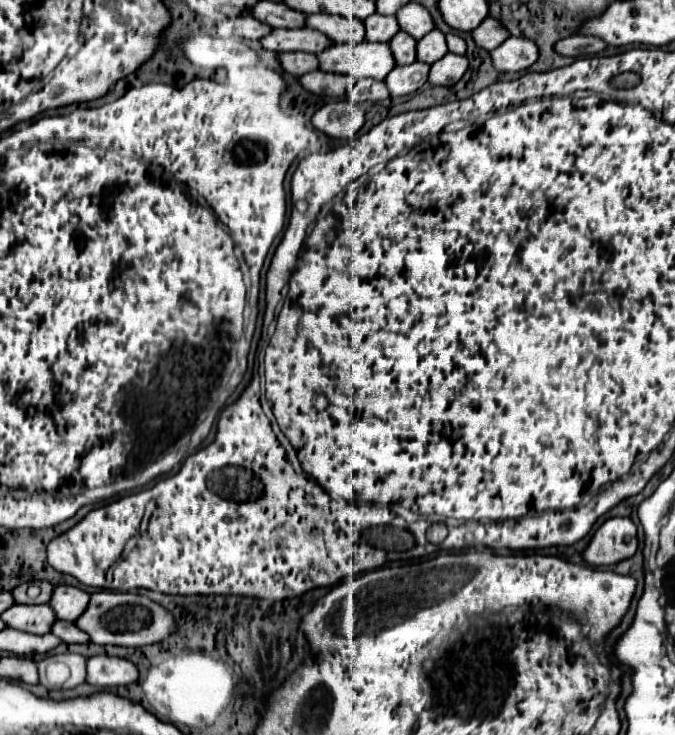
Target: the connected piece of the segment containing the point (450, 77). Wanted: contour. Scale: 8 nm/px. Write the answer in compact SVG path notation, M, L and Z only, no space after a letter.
M448 52L442 60L434 62L430 68L430 84L434 86L454 86L468 70L468 58Z

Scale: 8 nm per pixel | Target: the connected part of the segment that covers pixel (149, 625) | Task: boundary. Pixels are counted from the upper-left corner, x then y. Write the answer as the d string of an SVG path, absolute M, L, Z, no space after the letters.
M94 592L90 598L90 606L86 614L78 618L76 626L90 634L94 644L114 644L114 646L148 646L158 644L176 632L174 616L154 600L140 594L124 594L124 592Z

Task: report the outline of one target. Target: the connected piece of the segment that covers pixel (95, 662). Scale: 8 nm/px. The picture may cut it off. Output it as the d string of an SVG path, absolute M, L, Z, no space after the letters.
M92 656L88 658L88 676L86 682L100 688L106 686L128 686L138 680L138 668L118 656Z

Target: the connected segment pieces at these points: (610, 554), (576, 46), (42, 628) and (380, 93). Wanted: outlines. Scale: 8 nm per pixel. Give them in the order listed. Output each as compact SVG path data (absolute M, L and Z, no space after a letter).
M610 518L606 520L598 532L594 534L590 546L584 550L584 560L590 566L610 566L616 562L622 562L626 558L632 558L638 550L638 538L636 538L636 524L630 518Z
M570 36L560 42L556 42L556 52L562 56L588 56L588 54L598 54L606 48L608 44L602 38L596 36Z
M14 604L10 610L2 614L2 618L10 628L30 634L48 634L52 624L56 622L56 614L48 604L44 606Z
M356 80L354 86L350 88L350 98L354 102L366 102L366 100L372 100L372 102L378 102L378 100L386 100L390 96L388 92L388 86L386 82L380 82L380 80Z

